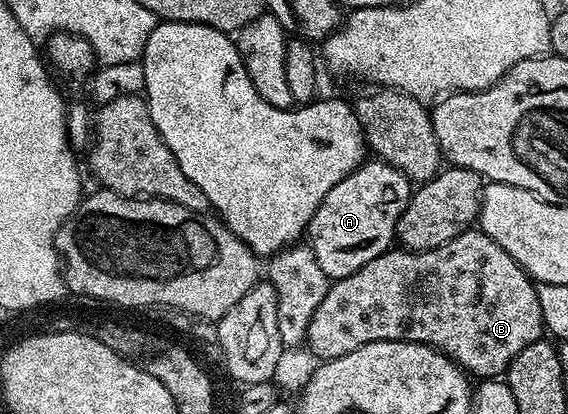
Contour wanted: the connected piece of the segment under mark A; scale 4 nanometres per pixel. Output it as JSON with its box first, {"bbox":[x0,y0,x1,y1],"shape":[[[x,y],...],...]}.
{"bbox":[305,158,412,281],"shape":[[[371,158],[354,168],[345,178],[341,178],[341,182],[337,182],[337,186],[333,186],[333,190],[325,194],[321,206],[317,206],[309,222],[305,236],[317,258],[317,266],[325,270],[328,281],[345,279],[392,247],[395,227],[405,206],[411,201],[412,191],[412,181],[407,179],[404,172],[397,170],[392,164],[386,164],[384,160]]]}

